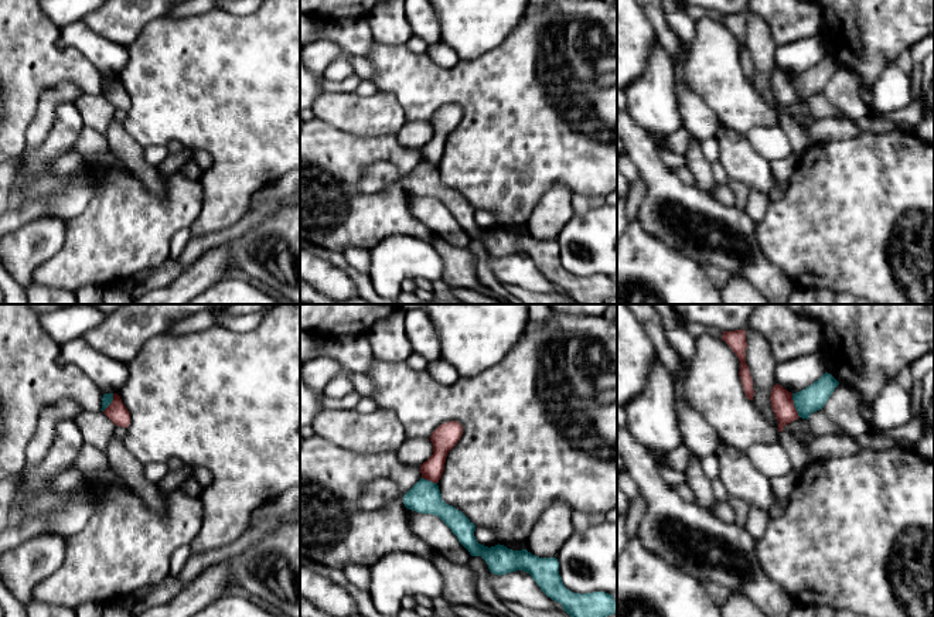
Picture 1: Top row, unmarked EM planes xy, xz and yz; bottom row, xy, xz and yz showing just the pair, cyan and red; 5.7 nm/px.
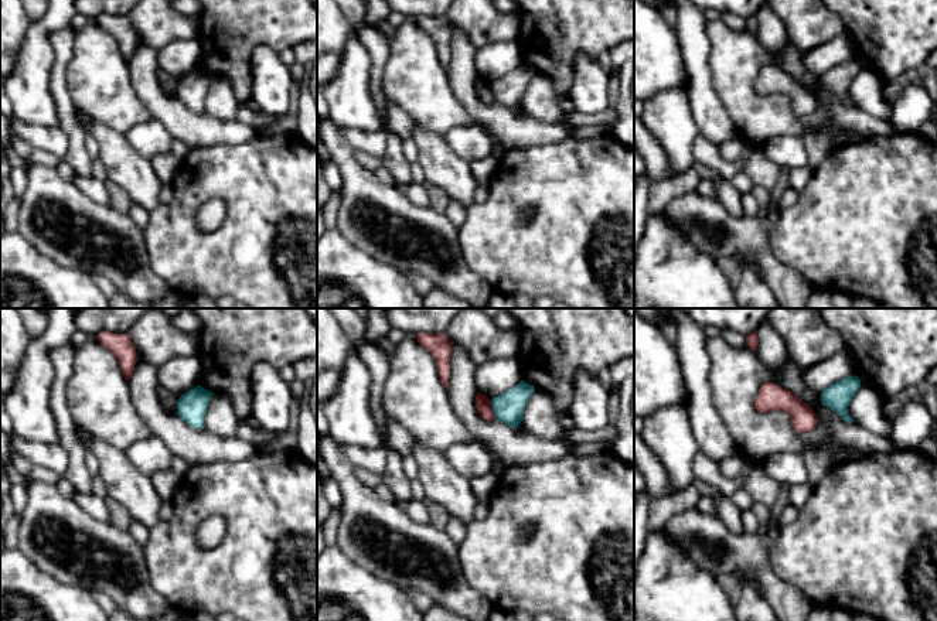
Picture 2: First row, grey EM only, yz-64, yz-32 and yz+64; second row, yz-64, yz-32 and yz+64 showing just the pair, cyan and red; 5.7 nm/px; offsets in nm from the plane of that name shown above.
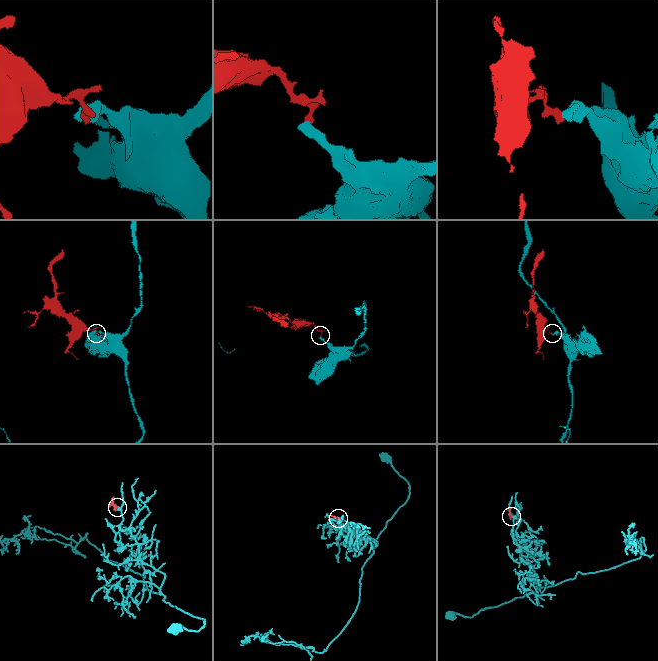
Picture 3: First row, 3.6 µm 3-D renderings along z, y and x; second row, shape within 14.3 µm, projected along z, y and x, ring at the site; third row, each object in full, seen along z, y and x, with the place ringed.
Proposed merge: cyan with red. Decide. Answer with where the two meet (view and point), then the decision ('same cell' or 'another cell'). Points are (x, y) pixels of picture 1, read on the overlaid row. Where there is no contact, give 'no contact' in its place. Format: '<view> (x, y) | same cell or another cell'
yz (794, 405) | another cell

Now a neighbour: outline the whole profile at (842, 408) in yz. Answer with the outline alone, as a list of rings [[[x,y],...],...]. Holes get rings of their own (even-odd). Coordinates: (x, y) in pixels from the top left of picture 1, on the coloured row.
[[[839,384],[835,388],[822,410],[848,436],[860,436],[872,427],[860,415],[860,402],[856,391],[845,384]]]

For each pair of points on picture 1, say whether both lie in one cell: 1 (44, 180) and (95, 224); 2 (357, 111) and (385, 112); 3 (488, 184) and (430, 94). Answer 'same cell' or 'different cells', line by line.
1: different cells
2: same cell
3: same cell

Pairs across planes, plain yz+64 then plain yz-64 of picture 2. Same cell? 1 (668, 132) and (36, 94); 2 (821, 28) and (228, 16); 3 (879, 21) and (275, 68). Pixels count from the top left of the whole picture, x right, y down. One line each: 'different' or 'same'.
1: same
2: different
3: different

